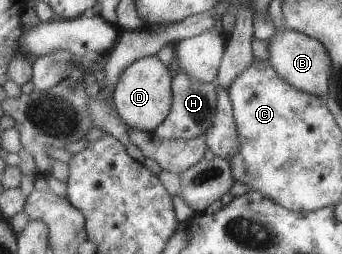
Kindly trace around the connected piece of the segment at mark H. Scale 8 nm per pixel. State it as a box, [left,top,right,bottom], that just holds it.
[153,69,218,141]

